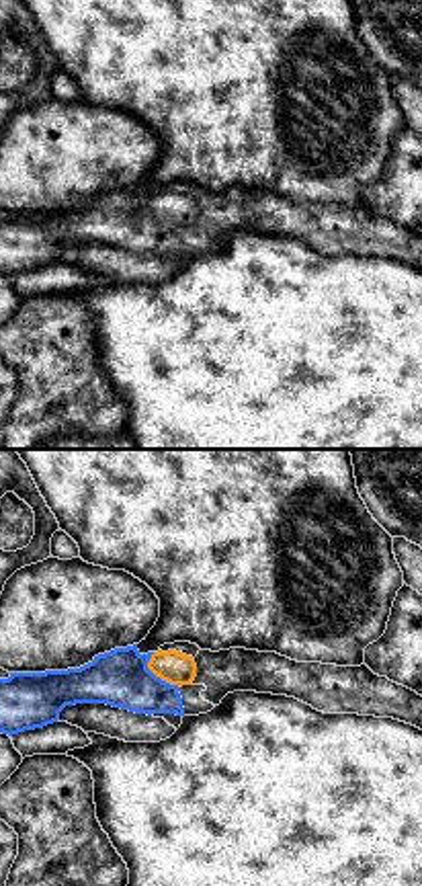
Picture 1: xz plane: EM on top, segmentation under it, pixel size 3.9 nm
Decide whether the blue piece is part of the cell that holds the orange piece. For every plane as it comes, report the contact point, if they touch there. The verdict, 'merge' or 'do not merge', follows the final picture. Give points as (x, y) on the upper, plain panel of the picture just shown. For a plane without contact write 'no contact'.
meets orange at (156, 216)

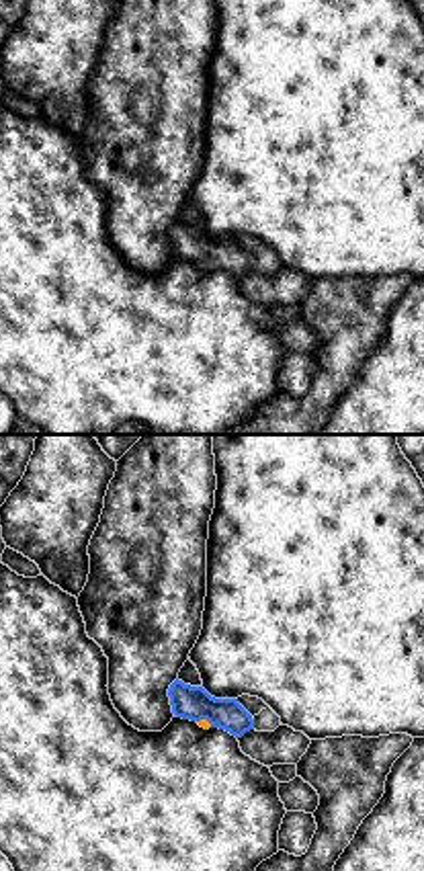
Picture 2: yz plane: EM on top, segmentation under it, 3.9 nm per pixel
meets orange at (205, 261)

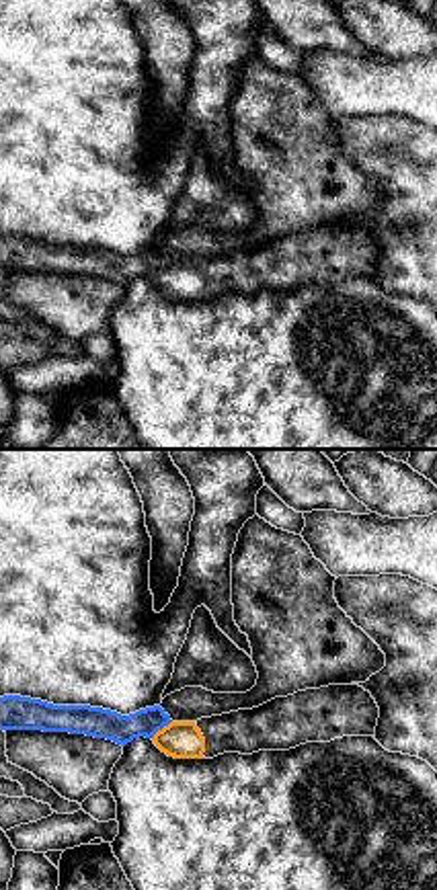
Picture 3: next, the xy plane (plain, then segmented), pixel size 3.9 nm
meets orange at (163, 269)

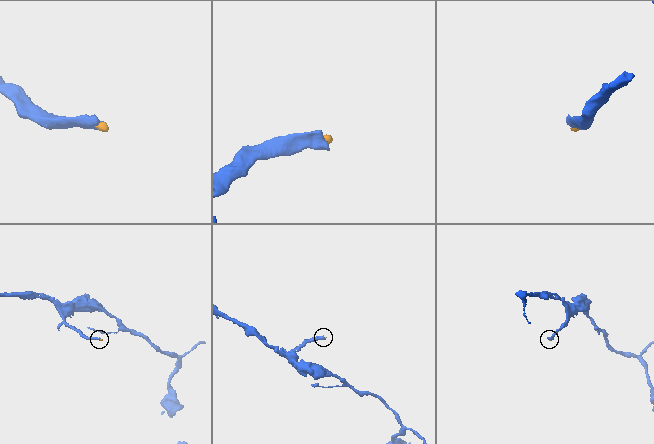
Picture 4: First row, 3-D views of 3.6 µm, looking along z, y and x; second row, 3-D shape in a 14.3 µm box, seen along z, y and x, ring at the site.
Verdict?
merge

